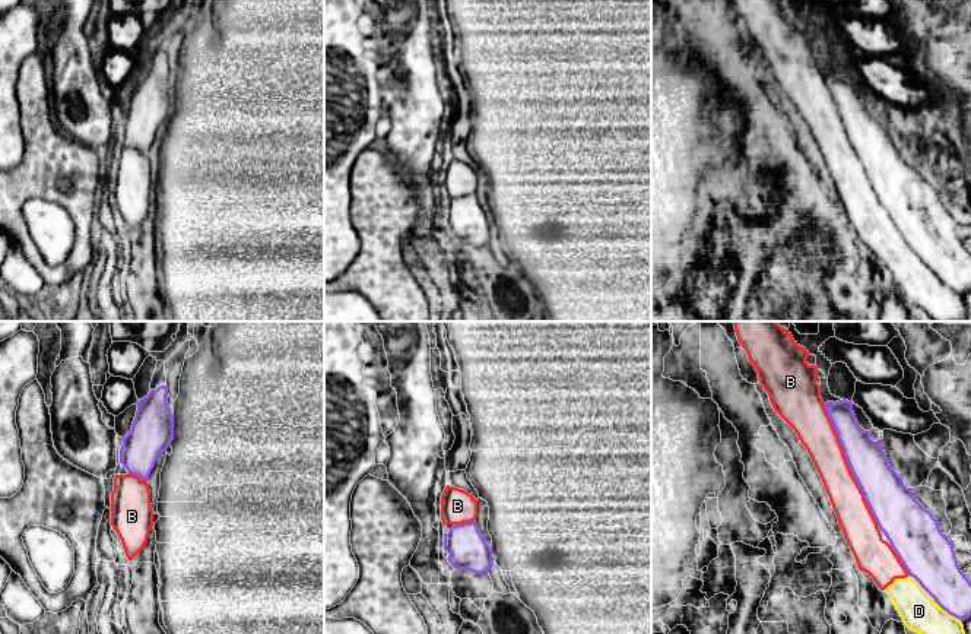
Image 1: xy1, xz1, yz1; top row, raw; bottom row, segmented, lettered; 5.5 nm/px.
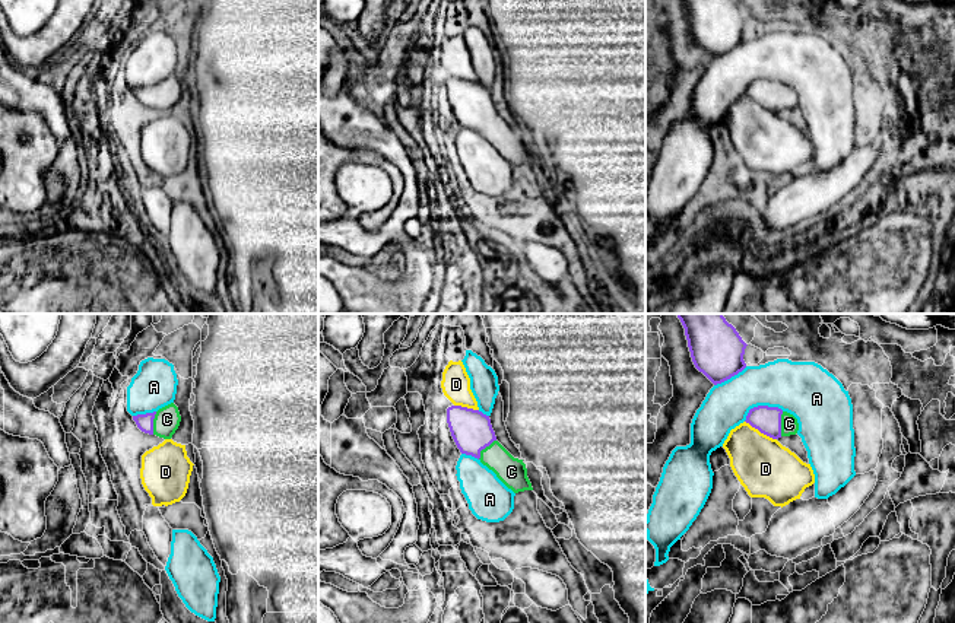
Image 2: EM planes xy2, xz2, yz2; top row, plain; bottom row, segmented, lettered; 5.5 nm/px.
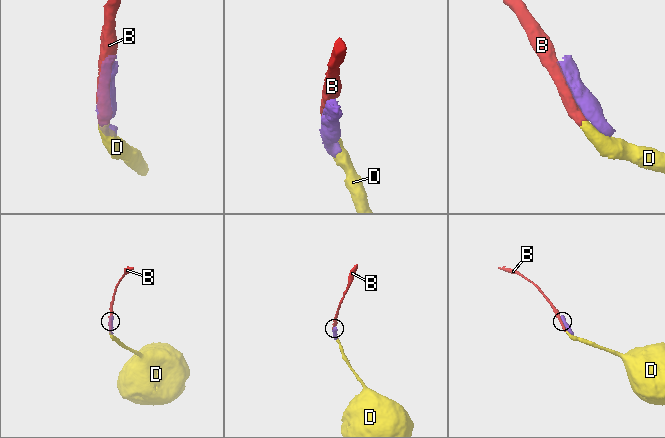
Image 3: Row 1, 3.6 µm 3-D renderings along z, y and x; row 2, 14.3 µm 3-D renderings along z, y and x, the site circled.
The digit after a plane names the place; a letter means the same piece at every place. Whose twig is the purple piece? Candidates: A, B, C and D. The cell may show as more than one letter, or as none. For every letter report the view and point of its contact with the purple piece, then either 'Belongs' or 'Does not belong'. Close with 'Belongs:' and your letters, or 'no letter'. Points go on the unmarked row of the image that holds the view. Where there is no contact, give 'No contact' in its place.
A: Touches purple at yz2 (761, 79). Does not belong
B: Touches purple at yz1 (849, 138). Does not belong
C: Touches purple at yz2 (780, 97). Belongs
D: Touches purple at yz1 (938, 276). Does not belong
Belongs: C

